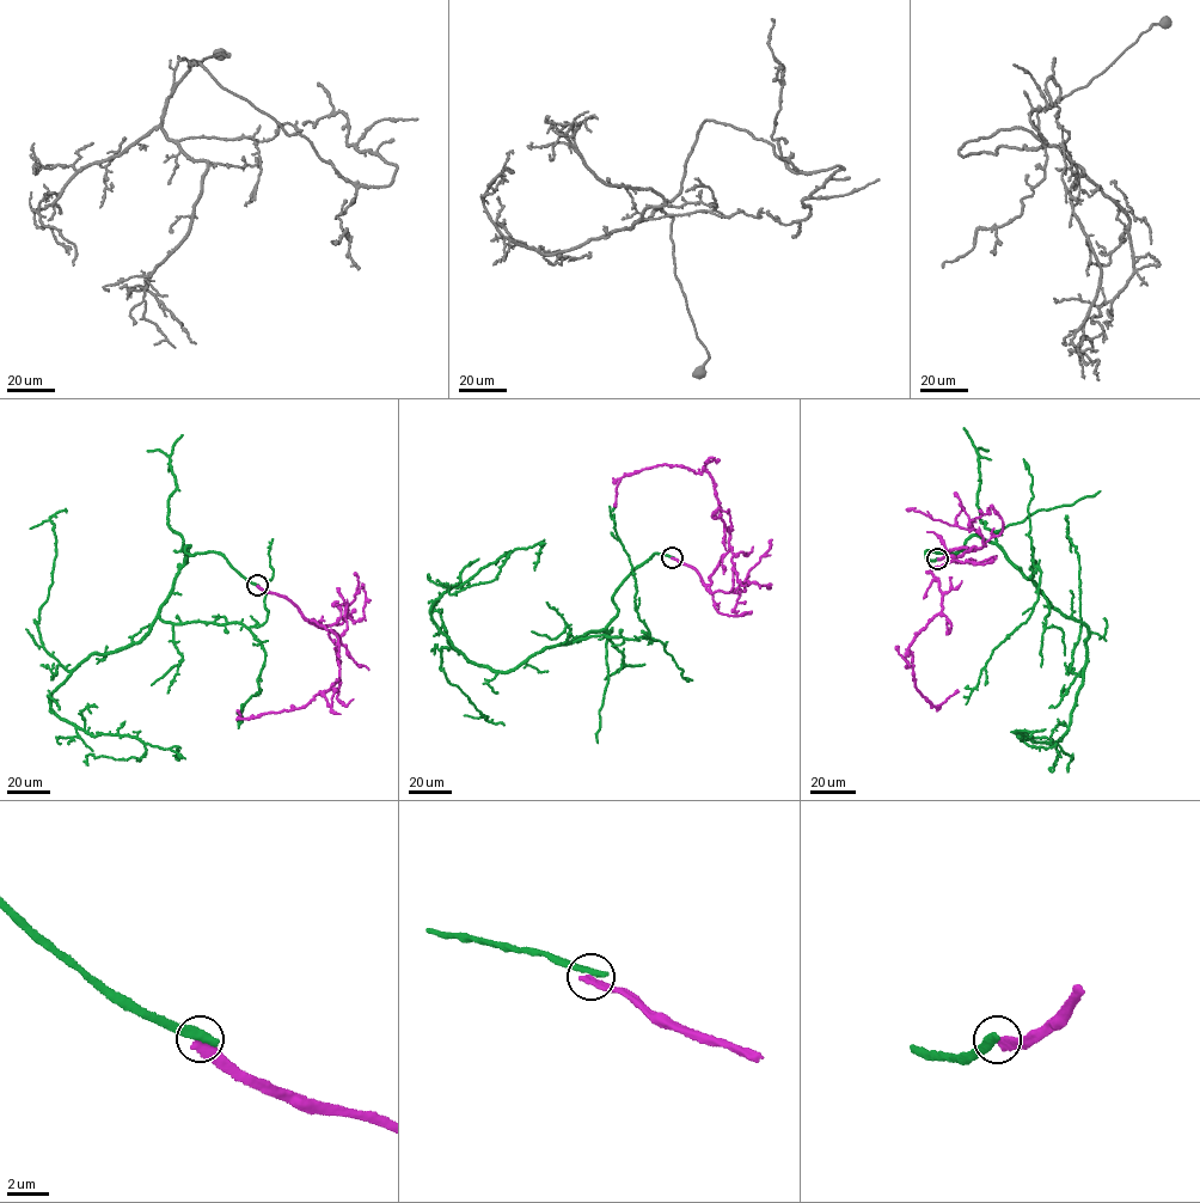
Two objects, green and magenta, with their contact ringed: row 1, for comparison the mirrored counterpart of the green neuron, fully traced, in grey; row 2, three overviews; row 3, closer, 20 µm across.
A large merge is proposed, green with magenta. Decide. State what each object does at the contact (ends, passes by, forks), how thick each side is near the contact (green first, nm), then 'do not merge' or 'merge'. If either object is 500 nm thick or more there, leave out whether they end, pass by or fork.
green ends | magenta ends | 460/360 nm | do not merge

